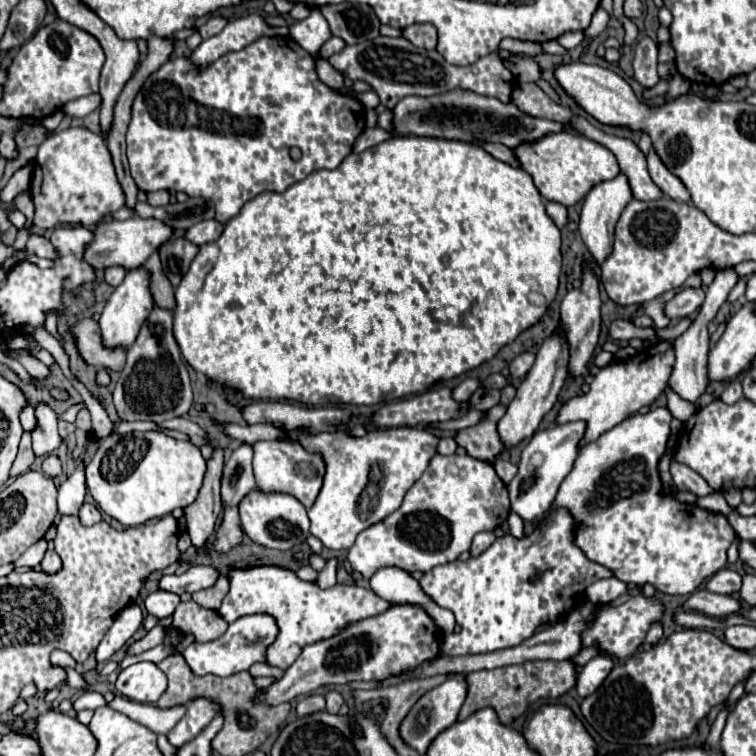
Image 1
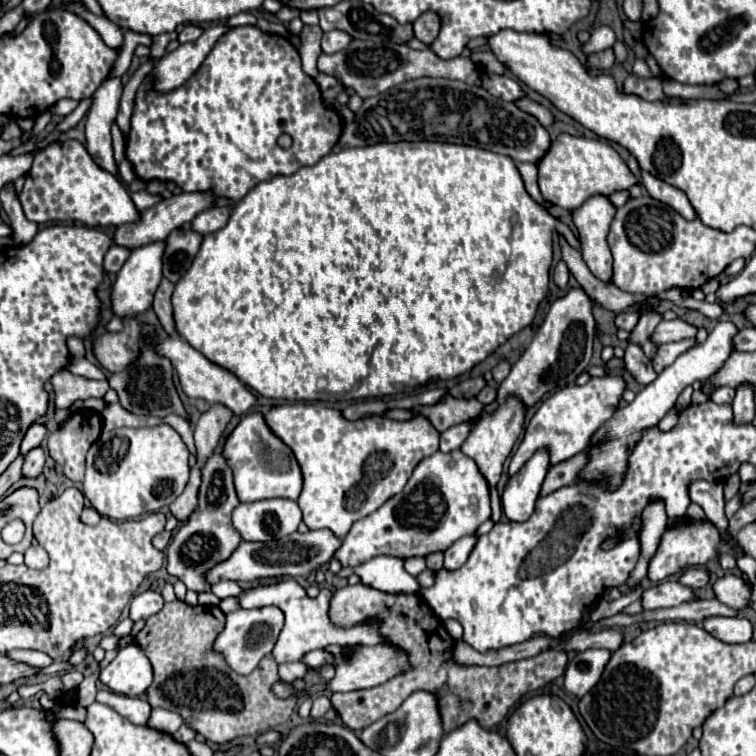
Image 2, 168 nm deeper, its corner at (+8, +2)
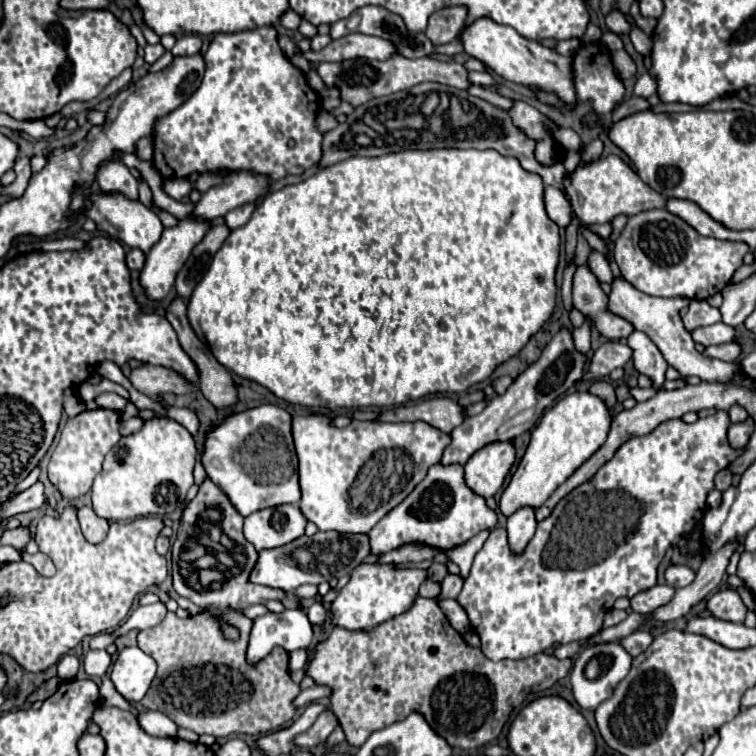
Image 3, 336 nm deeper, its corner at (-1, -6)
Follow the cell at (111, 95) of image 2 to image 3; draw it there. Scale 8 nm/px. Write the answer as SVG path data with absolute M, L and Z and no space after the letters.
M104 160L98 170L102 192L120 192L130 200L138 198L138 182L120 160Z

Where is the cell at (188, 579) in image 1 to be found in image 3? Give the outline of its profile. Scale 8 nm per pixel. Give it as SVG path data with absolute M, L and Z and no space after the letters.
M316 532L314 536L300 536L290 544L272 550L260 550L258 562L250 572L250 582L280 588L284 592L294 592L302 584L330 582L332 578L342 578L350 574L368 556L368 536L366 534L338 534L338 532Z

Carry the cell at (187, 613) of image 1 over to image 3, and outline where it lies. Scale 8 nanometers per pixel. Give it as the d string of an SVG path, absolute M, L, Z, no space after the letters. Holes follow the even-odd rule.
M234 610L200 612L188 618L178 618L174 612L168 612L166 618L158 626L142 630L138 634L140 650L152 656L158 664L158 674L140 704L148 710L158 710L166 714L170 720L174 720L182 728L194 730L196 734L212 734L216 740L228 738L230 734L264 736L264 734L280 730L296 714L294 698L300 694L300 686L294 684L288 674L288 652L284 652L284 648L274 648L256 666L246 664L244 656L246 656L250 628L252 628L252 620ZM222 622L238 630L238 640L230 640L224 636Z

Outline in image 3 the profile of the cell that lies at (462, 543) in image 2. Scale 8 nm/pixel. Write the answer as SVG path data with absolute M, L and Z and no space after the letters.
M448 574L442 582L440 598L456 598L462 590L462 584L464 584L464 578L460 574Z

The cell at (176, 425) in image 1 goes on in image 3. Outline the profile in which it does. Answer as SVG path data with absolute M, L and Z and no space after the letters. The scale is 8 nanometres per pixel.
M134 416L134 418L130 418L130 420L124 420L124 422L120 424L120 434L122 434L122 436L134 434L134 432L138 432L142 426L144 426L144 420L140 420L138 416Z

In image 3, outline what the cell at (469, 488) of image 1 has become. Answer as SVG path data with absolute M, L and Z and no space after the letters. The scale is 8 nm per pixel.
M434 464L428 468L426 478L368 532L370 554L386 554L404 544L424 544L446 552L468 542L480 530L492 530L496 522L496 512L488 508L482 496L468 488L462 464Z

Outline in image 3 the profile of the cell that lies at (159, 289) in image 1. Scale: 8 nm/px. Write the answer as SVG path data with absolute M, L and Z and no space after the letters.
M176 296L176 298L172 300L172 304L168 306L168 310L166 310L166 320L172 324L174 332L178 334L178 340L180 340L180 346L184 348L184 352L186 352L186 354L194 360L194 364L198 366L198 372L200 372L200 392L204 394L204 398L206 398L208 402L212 402L216 410L226 410L226 408L236 406L236 402L238 402L238 386L236 386L236 382L232 380L230 372L228 372L222 364L218 364L218 360L212 356L212 352L196 338L196 334L194 334L190 322L188 322L188 318L186 318L186 304L184 304L184 300L182 300L180 296Z

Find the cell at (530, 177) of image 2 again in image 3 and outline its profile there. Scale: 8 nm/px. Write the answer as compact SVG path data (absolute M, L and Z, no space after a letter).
M546 186L544 188L544 204L546 204L548 218L552 222L556 222L560 228L568 228L568 224L572 222L572 210L570 210L570 202L566 200L564 192L560 188Z

